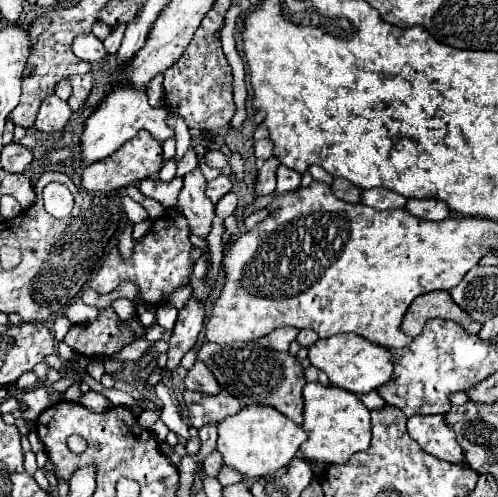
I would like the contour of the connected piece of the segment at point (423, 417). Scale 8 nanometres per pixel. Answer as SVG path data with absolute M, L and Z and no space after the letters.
M414 414L408 418L408 434L420 444L428 454L448 460L448 462L464 462L462 450L458 450L456 436L452 428L446 424L442 414Z

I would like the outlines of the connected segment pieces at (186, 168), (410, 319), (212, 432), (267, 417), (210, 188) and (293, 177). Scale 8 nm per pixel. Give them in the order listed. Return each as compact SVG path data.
M190 146L190 150L186 152L186 156L178 162L178 178L184 178L188 172L192 172L194 168L198 166L198 158L196 158L196 154L194 154L194 148Z
M438 290L438 292L428 292L424 296L418 296L412 302L412 306L406 312L406 318L402 322L402 330L406 330L406 334L410 334L414 338L422 332L424 324L432 318L454 320L454 322L462 324L464 330L470 334L478 334L482 328L482 324L474 322L458 304L454 304L454 300L450 298L450 294L446 290Z
M206 424L198 430L200 440L202 440L202 448L198 454L198 460L206 458L206 454L210 454L216 448L216 424Z
M246 406L238 414L218 422L218 452L224 464L236 468L246 478L260 478L280 470L294 458L306 438L302 426L294 424L272 406Z
M220 174L218 178L206 182L206 196L208 196L214 204L216 204L224 194L228 194L230 190L232 190L232 182L230 182L230 178L224 176L224 174Z
M278 166L276 170L276 178L278 178L278 186L276 186L276 192L274 194L280 194L280 192L286 192L286 190L296 190L300 186L300 180L302 176L286 166Z

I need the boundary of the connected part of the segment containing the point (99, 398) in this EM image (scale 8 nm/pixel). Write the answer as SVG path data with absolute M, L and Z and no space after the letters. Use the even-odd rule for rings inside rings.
M94 390L86 392L86 394L80 398L80 404L84 404L86 408L90 408L92 412L104 412L104 410L108 410L108 406L110 406L108 398L106 398L104 394L100 394L100 392L94 392Z

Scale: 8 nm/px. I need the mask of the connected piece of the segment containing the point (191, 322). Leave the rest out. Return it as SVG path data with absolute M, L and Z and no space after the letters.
M190 296L186 300L184 308L180 310L176 326L174 326L172 336L170 336L166 370L174 372L180 366L182 356L196 344L202 326L204 326L204 302L196 296Z

